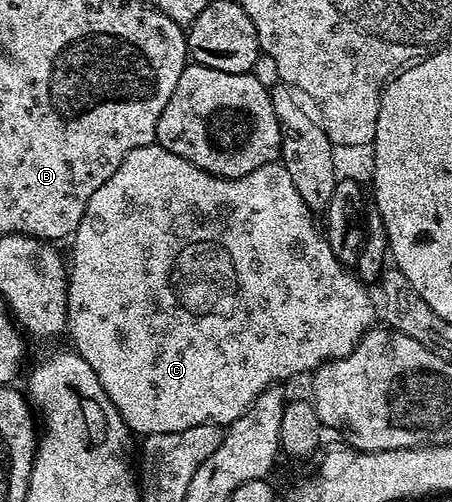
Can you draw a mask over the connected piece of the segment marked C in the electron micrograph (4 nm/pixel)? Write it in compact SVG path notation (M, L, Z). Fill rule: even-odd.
M157 142L126 153L122 165L118 165L118 169L114 169L114 173L110 173L110 181L106 181L106 185L94 189L90 201L86 201L86 209L82 213L82 221L78 225L76 234L71 236L70 239L70 244L72 243L72 259L70 255L66 335L67 338L72 338L73 344L71 343L71 346L76 354L83 357L86 365L90 365L90 369L94 369L94 374L97 375L98 381L102 381L102 389L106 389L106 397L110 397L110 401L118 409L122 421L126 421L129 431L143 437L146 435L157 435L158 433L178 433L182 429L194 429L194 425L206 425L207 423L227 425L233 423L235 419L242 417L242 413L246 413L246 409L250 409L250 405L267 387L283 384L285 382L283 379L292 379L295 375L306 374L305 376L307 376L309 373L315 372L317 367L321 367L330 359L346 357L360 344L360 338L367 331L371 331L377 322L377 304L374 302L373 296L372 299L368 296L369 288L361 283L359 278L345 264L341 263L340 258L332 252L332 247L328 244L325 232L321 228L319 231L316 228L315 221L312 219L315 219L314 212L308 208L306 201L302 201L302 197L298 197L298 189L294 189L294 181L290 181L290 173L286 173L283 162L277 161L262 165L258 169L254 169L254 173L246 173L246 177L223 179L222 177L211 175L202 169L198 169L198 165L190 165L190 161L186 161L182 157L170 153L170 149L162 149Z

